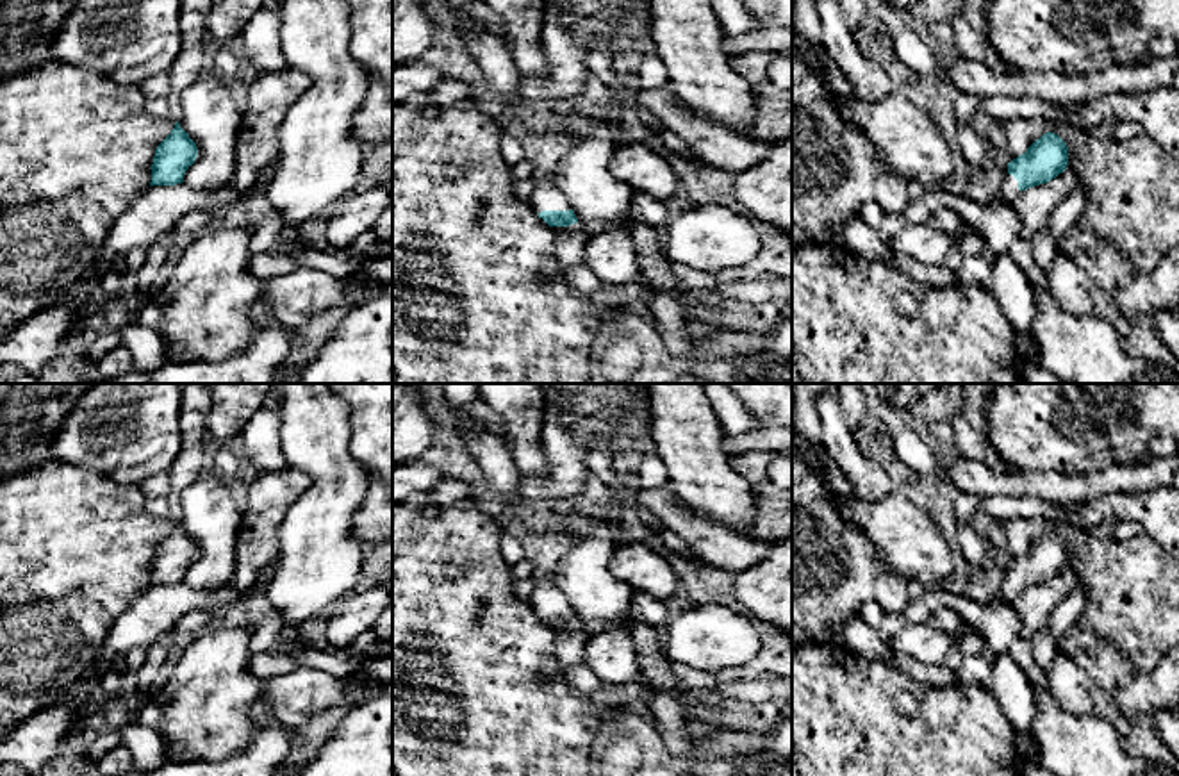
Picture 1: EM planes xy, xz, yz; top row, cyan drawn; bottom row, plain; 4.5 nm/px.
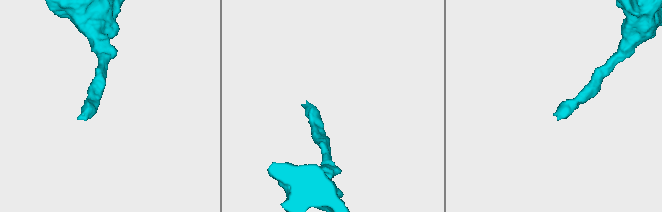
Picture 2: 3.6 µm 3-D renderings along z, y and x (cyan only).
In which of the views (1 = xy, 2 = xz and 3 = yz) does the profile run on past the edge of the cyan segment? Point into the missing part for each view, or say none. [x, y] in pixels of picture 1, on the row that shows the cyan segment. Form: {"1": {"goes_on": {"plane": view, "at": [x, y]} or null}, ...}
{"1": {"goes_on": null}, "2": {"goes_on": {"plane": "xz", "at": [546, 197]}}, "3": {"goes_on": {"plane": "yz", "at": [1010, 191]}}}

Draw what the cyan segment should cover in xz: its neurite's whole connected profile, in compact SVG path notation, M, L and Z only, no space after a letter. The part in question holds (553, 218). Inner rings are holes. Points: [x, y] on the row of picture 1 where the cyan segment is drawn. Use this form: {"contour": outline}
{"contour": "M539 177L530 205L549 227L569 227L578 223L569 200L558 191L549 177Z"}

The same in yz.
{"contour": "M1054 132L1036 139L1026 153L1008 162L997 203L1011 205L1029 187L1047 184L1068 166L1068 146Z"}

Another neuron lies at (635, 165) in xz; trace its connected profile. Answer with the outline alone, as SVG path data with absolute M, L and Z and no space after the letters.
M624 141L608 168L617 180L628 184L635 193L649 194L667 205L680 187L671 164L640 143Z

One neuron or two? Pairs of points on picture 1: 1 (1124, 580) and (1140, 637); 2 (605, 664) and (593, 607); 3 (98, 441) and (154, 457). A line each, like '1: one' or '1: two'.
1: one
2: two
3: one

